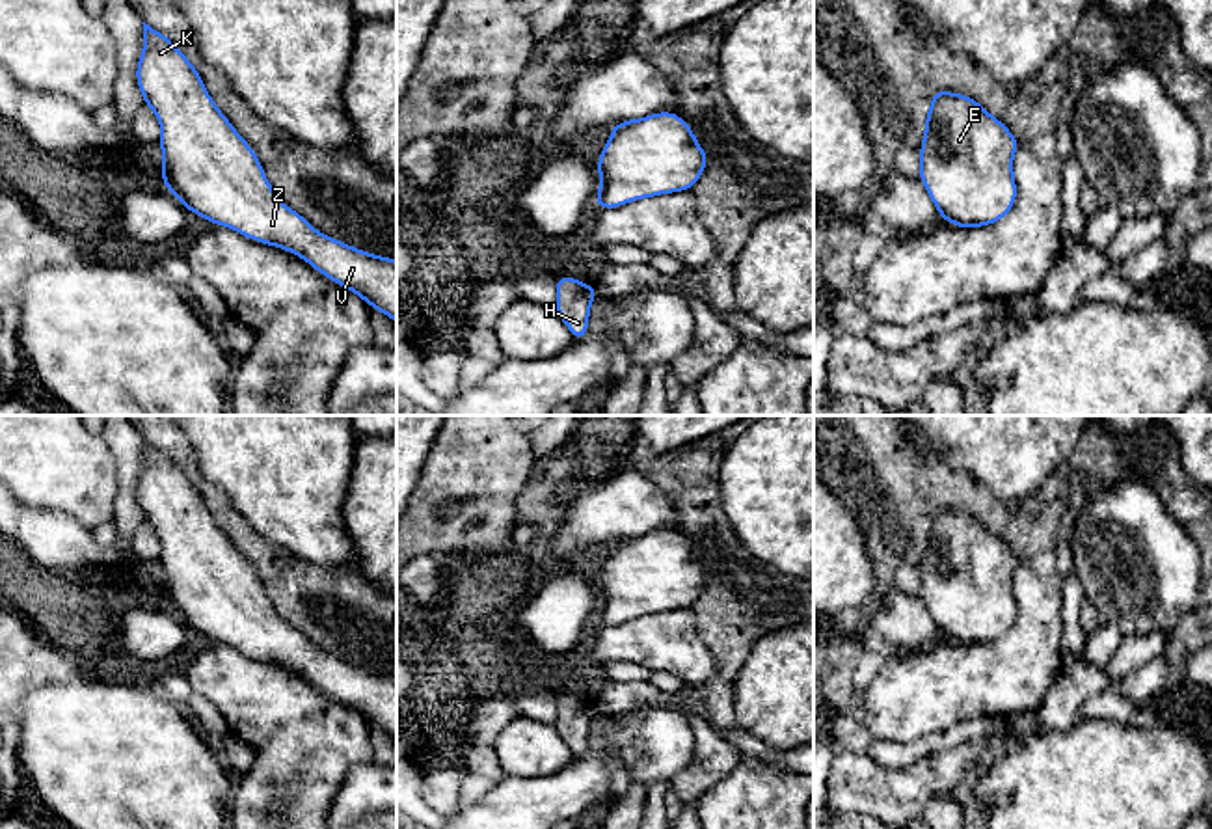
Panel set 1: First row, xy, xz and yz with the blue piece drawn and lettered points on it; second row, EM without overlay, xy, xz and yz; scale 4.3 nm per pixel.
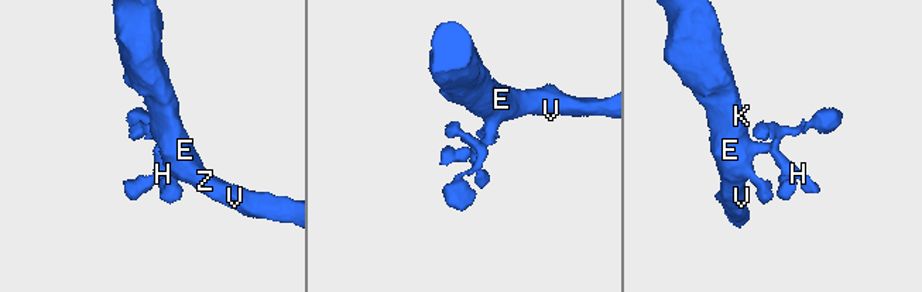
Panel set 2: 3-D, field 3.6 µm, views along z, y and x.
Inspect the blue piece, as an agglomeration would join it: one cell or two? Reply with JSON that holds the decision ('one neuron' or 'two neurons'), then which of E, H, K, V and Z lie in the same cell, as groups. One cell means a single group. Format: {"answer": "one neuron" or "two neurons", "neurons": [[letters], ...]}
{"answer": "one neuron", "neurons": [["E", "H", "K", "V", "Z"]]}

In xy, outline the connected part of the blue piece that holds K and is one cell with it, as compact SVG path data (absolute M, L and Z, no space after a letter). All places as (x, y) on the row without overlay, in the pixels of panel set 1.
M143 442L138 505L160 538L162 602L210 641L300 673L397 740L397 678L324 654L270 604L249 561L203 503L197 486Z

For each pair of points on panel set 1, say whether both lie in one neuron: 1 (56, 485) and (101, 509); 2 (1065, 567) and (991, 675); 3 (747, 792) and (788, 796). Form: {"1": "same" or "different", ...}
{"1": "same", "2": "different", "3": "same"}

